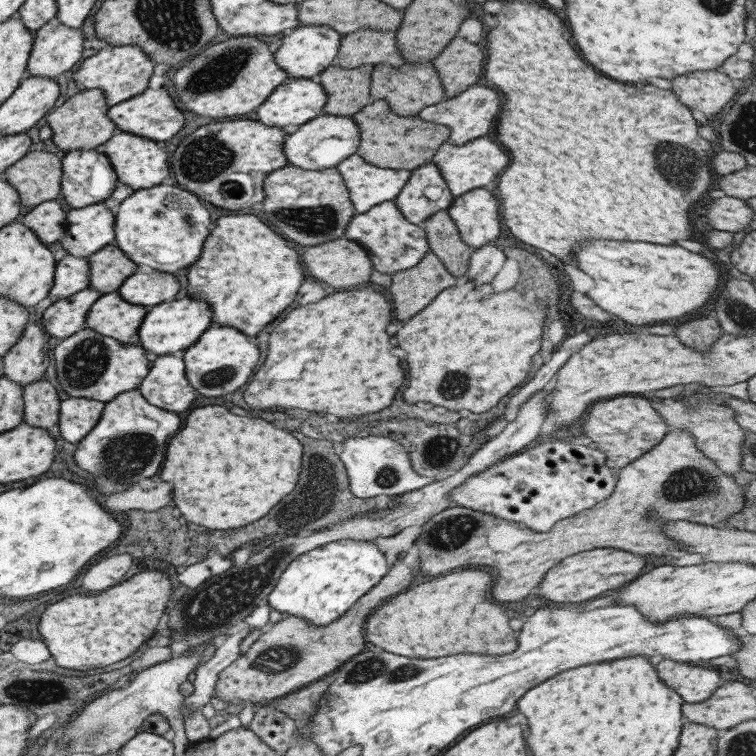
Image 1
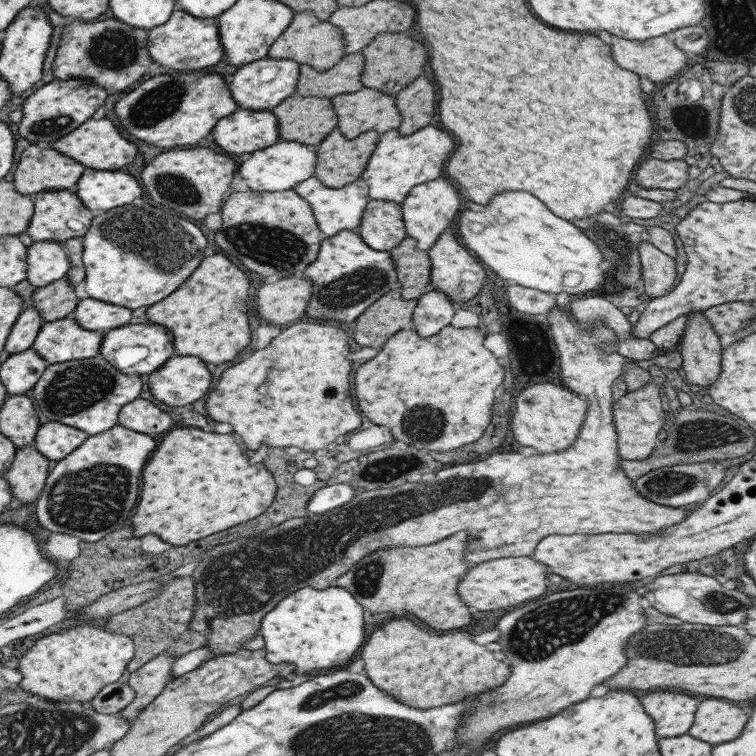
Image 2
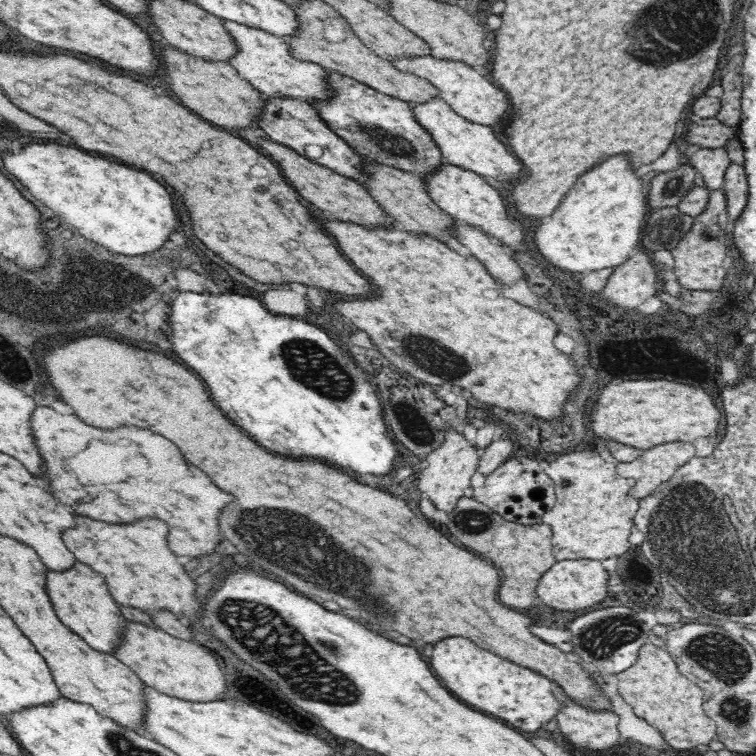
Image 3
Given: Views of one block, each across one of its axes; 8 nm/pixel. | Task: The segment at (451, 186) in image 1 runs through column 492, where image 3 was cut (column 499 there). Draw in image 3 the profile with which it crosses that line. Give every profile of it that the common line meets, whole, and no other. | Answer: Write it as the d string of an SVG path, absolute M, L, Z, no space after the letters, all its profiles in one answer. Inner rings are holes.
M438 96L430 98L427 102L410 103L412 115L417 124L438 145L438 150L444 162L452 163L464 170L471 170L476 174L492 176L500 182L512 182L524 176L524 170L520 170L520 162L516 156L508 152L508 148L494 136L490 127L466 120L456 114L444 100Z

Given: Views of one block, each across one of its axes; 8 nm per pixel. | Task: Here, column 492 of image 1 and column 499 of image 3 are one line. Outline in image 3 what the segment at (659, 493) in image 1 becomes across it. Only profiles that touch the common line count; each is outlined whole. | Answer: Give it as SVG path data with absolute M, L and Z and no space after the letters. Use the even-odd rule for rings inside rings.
M472 497L458 498L456 506L448 512L446 522L450 534L462 542L478 556L492 560L500 574L500 602L514 610L530 610L537 602L536 584L544 570L548 570L557 560L552 552L552 529L543 522L537 525L524 526L504 520L498 513Z

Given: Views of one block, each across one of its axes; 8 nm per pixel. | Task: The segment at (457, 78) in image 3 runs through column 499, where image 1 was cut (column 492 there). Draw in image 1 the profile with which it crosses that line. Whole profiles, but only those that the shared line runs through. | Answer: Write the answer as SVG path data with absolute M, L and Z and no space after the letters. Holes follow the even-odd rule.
M475 83L453 98L445 98L439 103L423 108L417 116L426 122L447 126L449 128L447 141L457 146L486 135L487 126L495 122L499 108L501 108L501 94L487 86Z

